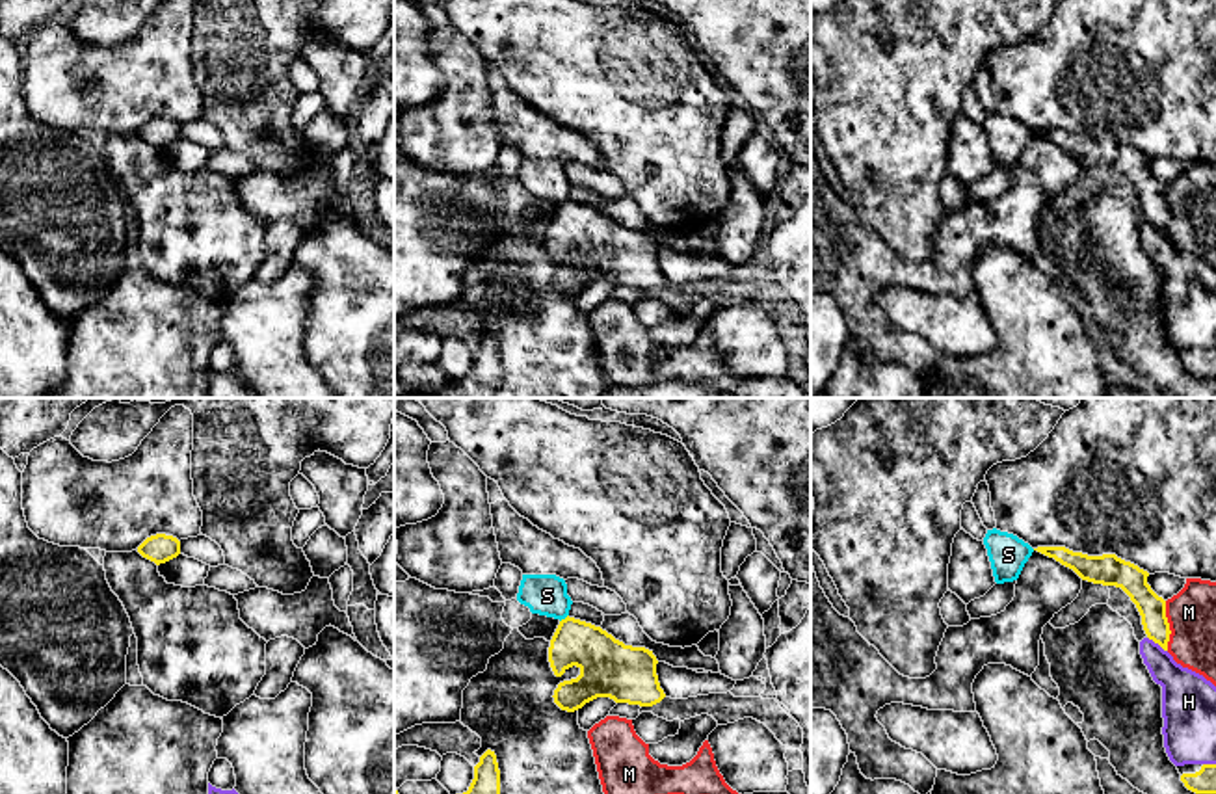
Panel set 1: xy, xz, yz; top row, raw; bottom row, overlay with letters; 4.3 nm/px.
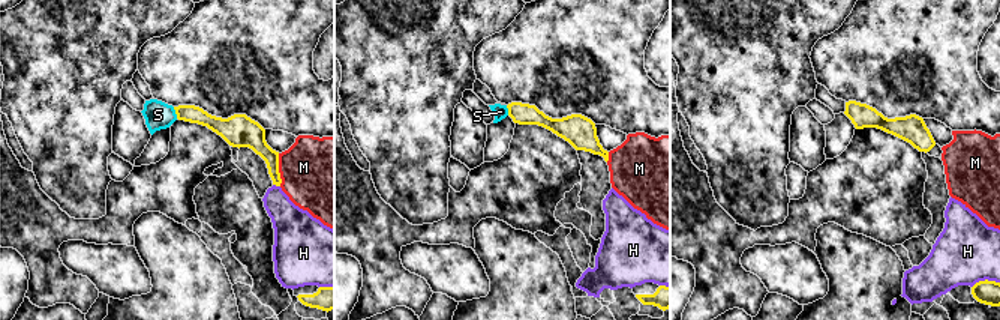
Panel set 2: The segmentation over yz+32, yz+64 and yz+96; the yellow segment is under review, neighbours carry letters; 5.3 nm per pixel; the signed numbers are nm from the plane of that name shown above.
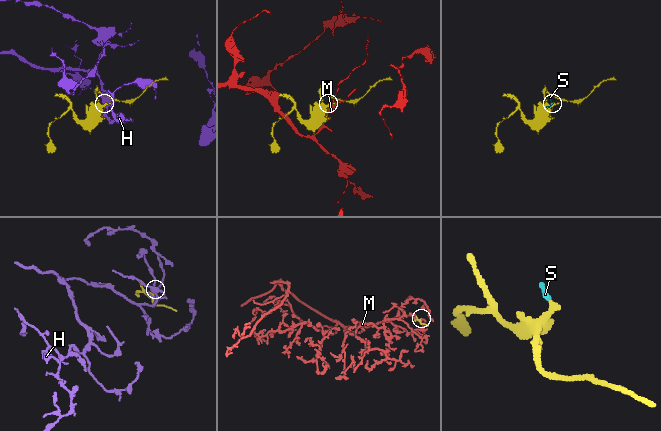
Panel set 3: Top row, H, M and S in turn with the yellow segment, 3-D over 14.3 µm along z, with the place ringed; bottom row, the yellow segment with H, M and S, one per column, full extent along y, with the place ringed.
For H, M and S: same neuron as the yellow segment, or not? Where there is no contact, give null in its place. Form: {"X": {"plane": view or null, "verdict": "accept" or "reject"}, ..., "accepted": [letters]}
{"H": {"plane": "yz", "verdict": "reject"}, "M": {"plane": "yz", "verdict": "reject"}, "S": {"plane": "xz", "verdict": "reject"}, "accepted": []}

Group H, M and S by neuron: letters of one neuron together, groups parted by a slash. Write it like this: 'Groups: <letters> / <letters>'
Groups: H / M / S

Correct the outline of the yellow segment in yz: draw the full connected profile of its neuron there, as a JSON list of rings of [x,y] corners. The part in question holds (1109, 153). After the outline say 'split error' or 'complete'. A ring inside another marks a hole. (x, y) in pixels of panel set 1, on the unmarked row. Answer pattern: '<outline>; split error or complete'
[[[1038,130],[1034,134],[1073,152],[1082,164],[1121,171],[1136,188],[1147,221],[1168,234],[1171,214],[1166,201],[1166,184],[1147,167],[1147,154],[1116,138],[1088,139],[1065,130]]]; complete

